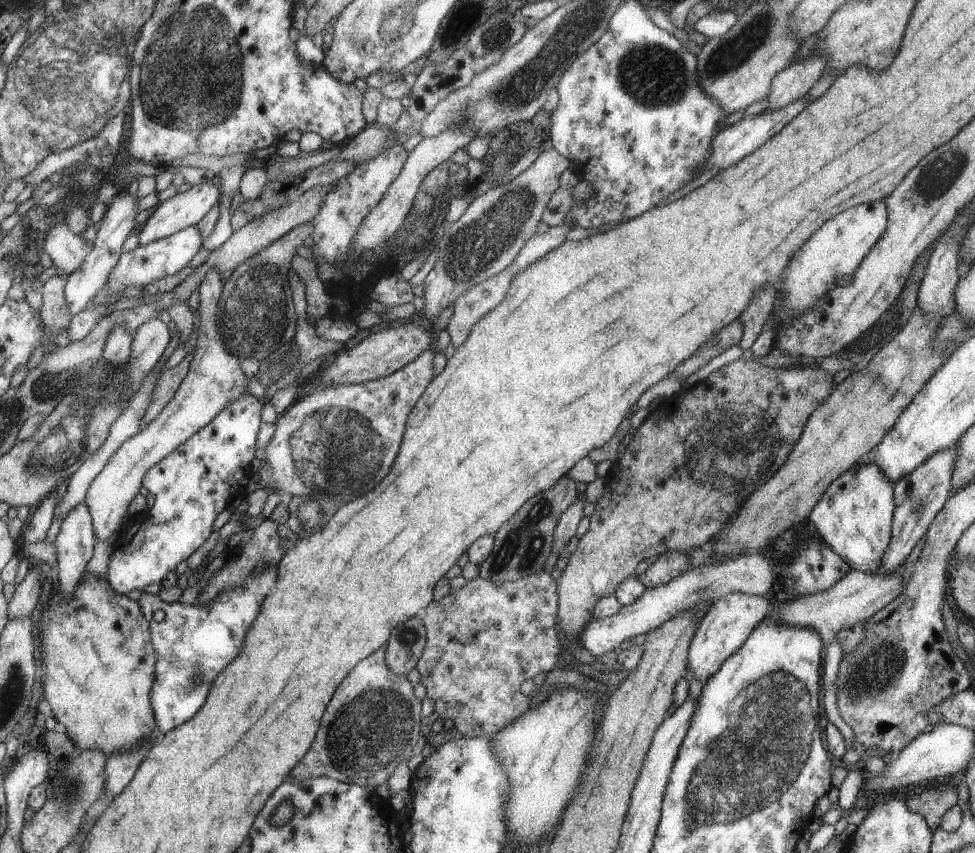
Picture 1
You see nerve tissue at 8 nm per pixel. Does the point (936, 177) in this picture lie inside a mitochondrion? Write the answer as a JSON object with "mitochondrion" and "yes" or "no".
{"mitochondrion":"yes"}

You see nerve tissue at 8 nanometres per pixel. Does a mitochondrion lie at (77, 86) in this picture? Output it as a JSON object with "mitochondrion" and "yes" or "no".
{"mitochondrion":"yes"}

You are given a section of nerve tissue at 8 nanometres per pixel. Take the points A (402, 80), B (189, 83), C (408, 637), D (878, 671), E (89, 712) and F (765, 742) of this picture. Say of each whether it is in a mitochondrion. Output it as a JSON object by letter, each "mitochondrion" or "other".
{"A":"other","B":"mitochondrion","C":"mitochondrion","D":"mitochondrion","E":"other","F":"mitochondrion"}

